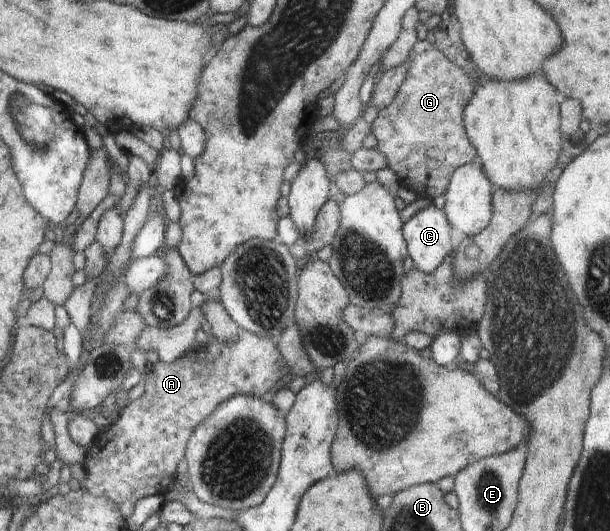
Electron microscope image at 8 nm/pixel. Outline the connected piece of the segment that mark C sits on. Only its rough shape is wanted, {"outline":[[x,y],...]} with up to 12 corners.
{"outline":[[443,209],[403,223],[408,256],[428,275],[455,248]]}

